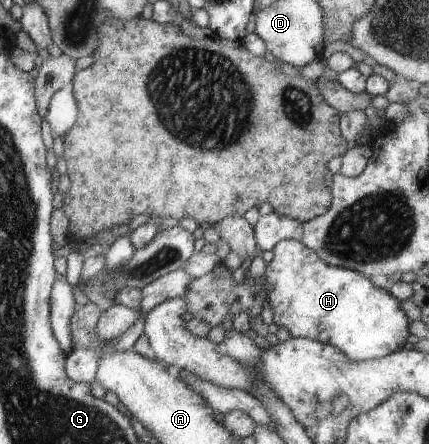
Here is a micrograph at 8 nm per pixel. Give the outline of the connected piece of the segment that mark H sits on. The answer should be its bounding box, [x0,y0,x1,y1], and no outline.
[265,239,408,360]

